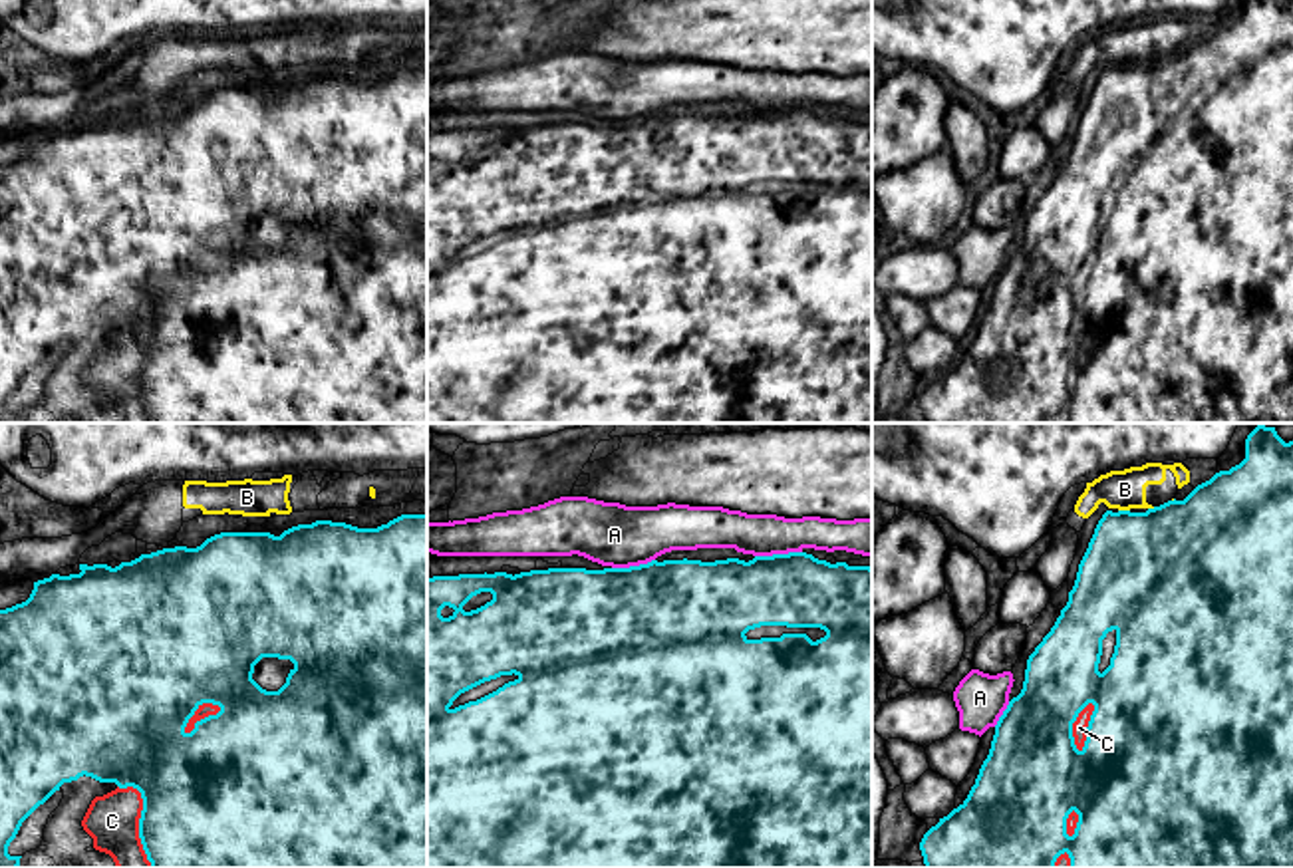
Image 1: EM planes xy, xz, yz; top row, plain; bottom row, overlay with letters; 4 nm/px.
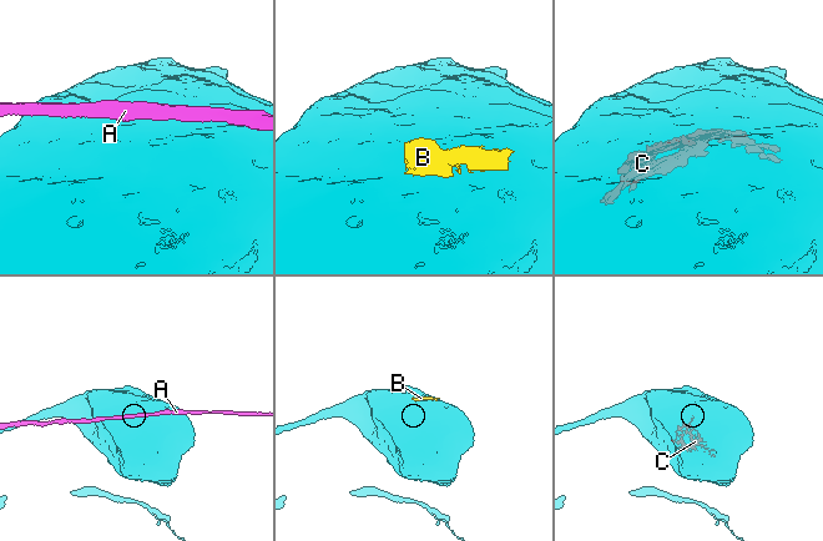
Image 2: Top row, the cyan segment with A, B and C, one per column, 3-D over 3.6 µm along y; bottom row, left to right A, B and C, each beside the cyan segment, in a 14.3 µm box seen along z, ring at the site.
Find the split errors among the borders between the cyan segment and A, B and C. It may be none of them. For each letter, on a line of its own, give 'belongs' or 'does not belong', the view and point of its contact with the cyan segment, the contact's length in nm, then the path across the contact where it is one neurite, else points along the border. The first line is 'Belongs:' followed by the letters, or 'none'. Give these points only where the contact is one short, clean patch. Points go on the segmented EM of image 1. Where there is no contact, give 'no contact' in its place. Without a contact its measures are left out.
Belongs: C
A: does not belong; meets cyan in xz at (777, 555); contact 190 nm long
B: does not belong; meets cyan in yz at (1125, 511); contact 50 nm long
C: belongs; meets cyan in yz at (1087, 727); contact 220 nm long

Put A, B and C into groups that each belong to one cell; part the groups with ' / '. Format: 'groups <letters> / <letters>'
groups A / B / C

